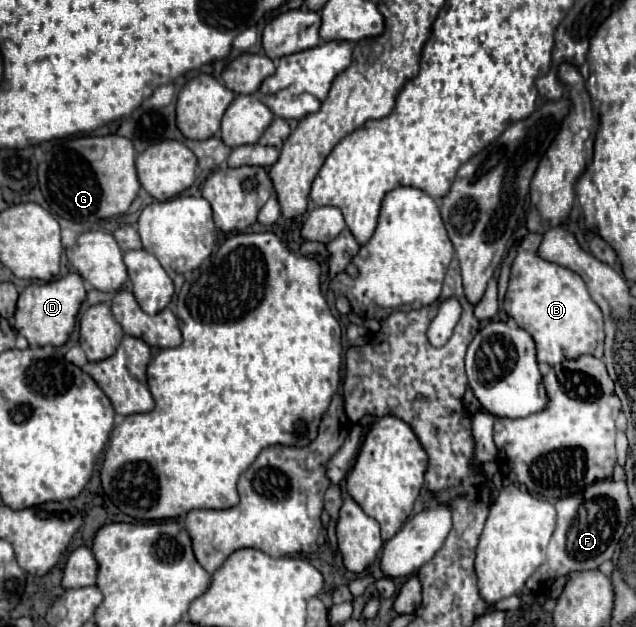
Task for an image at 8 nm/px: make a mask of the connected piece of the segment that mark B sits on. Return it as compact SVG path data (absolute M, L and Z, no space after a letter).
M524 239L520 243L518 255L512 263L504 311L518 323L518 327L534 337L540 363L558 365L564 359L578 359L578 355L594 355L600 359L604 351L604 323L600 307L592 301L580 275L540 259L536 249L536 241Z

